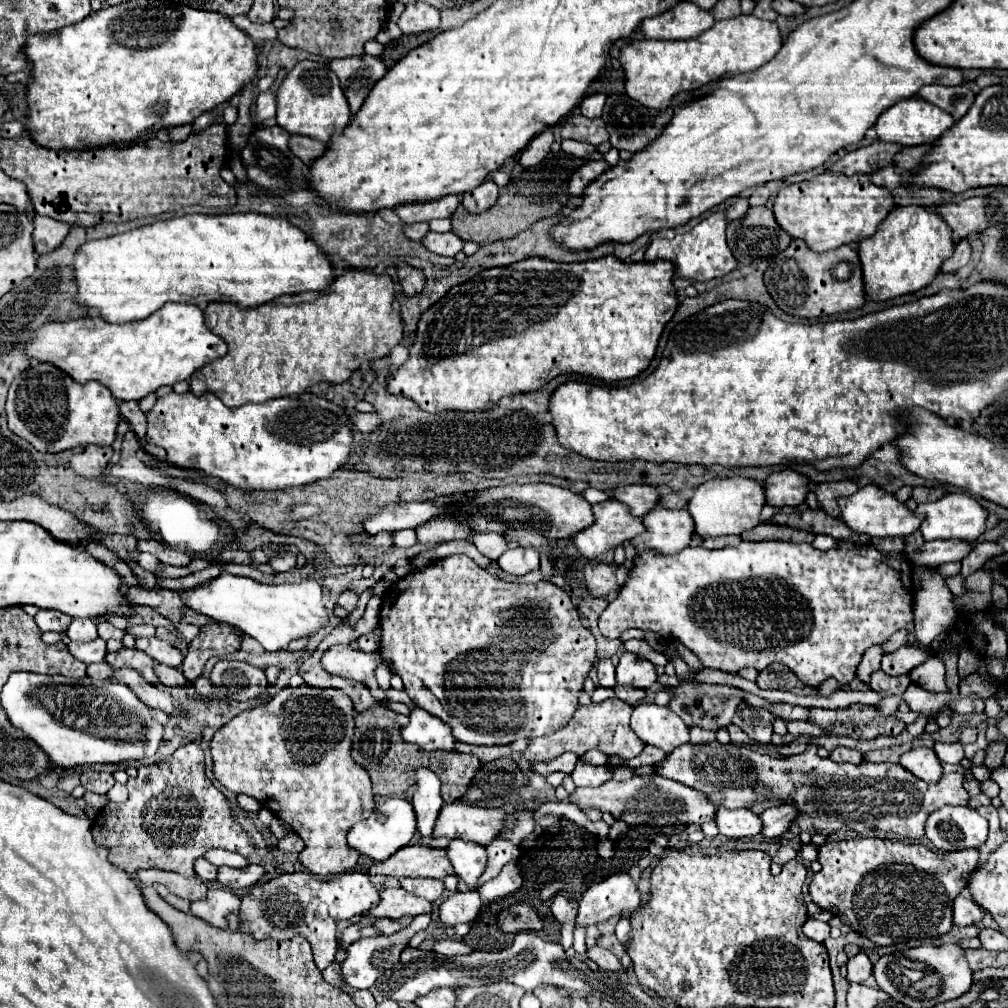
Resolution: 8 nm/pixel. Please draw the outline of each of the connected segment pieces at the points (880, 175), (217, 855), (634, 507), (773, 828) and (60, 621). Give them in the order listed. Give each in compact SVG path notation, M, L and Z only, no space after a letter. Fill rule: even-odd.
M886 166L882 170L872 172L870 180L872 180L872 184L880 184L880 186L884 186L888 190L894 190L894 188L900 186L900 176L892 170L892 166Z
M210 850L204 854L204 858L208 862L212 862L214 866L232 866L232 868L248 866L248 860L244 856L234 854L234 852L226 852L226 850Z
M640 484L618 486L618 488L614 488L612 496L616 500L624 502L626 506L630 506L634 516L646 516L650 510L656 508L656 500L660 500L658 488L654 488L654 486L640 486Z
M782 804L782 806L776 806L776 808L768 808L766 812L760 814L760 818L764 822L762 834L768 836L768 838L782 836L796 822L796 816L798 816L798 808L792 806L792 804Z
M38 610L36 614L36 624L42 632L64 632L70 622L72 618L56 610Z

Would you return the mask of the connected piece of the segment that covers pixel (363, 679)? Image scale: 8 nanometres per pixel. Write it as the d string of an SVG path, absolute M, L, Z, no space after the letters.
M336 644L322 656L322 666L336 676L356 680L372 690L376 702L386 702L386 692L378 686L374 670L382 662L378 652L362 652L354 644Z

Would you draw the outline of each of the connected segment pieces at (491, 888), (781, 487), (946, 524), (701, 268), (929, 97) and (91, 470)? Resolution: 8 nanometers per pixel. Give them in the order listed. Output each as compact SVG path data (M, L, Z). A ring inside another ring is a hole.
M512 860L512 862L508 862L508 864L502 868L502 872L500 872L496 878L492 878L492 880L486 882L482 888L478 888L478 892L480 892L480 896L482 896L482 902L488 904L488 902L492 902L492 900L496 900L496 898L502 898L502 896L506 896L506 894L516 892L520 886L522 886L520 868L518 868L518 864Z
M796 470L774 472L764 484L766 502L776 508L800 506L806 500L808 484L810 484L810 480Z
M966 492L946 494L944 498L940 498L936 502L924 502L914 512L926 516L924 522L920 524L924 540L938 540L938 538L950 540L950 538L954 538L954 540L974 542L974 540L978 540L984 534L986 518L988 518L988 512Z
M712 212L708 218L704 218L698 226L694 226L686 234L676 234L674 238L654 238L648 244L644 260L654 262L654 260L670 260L676 264L676 276L682 278L692 278L698 282L706 282L712 278L722 278L728 272L732 272L738 262L732 256L728 244L726 244L726 218L724 212Z
M930 84L930 86L920 88L916 92L916 96L946 110L954 120L960 120L968 112L968 108L972 106L976 92L966 84L960 84L960 86Z
M88 446L82 454L76 454L72 460L70 460L70 466L76 474L80 476L86 476L86 478L98 478L106 466L110 464L110 458L112 458L114 450L112 446L106 446L106 448L98 448L98 446Z

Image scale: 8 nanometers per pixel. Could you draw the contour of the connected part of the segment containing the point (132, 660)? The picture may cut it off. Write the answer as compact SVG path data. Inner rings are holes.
M122 648L118 652L108 652L106 654L106 662L114 668L134 668L142 678L146 678L150 684L156 684L158 678L152 670L154 660L148 658L144 652L136 650L136 648Z

